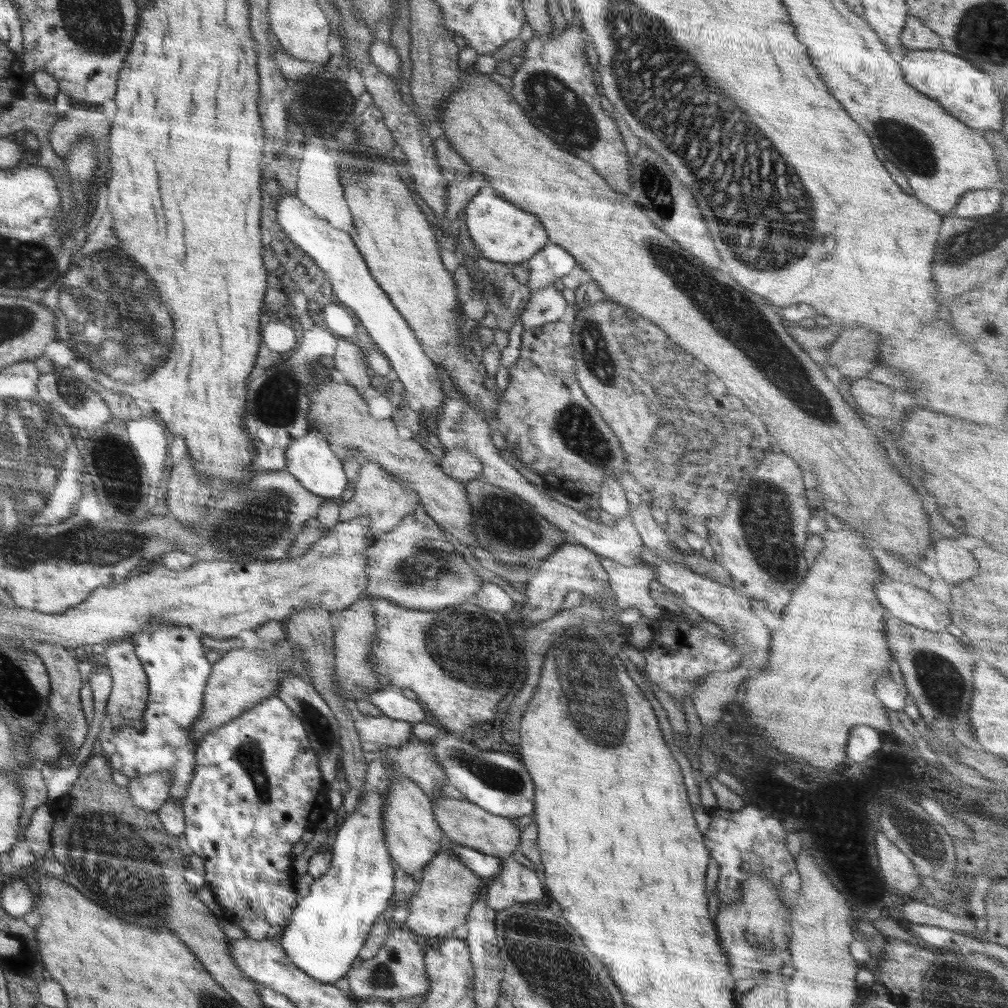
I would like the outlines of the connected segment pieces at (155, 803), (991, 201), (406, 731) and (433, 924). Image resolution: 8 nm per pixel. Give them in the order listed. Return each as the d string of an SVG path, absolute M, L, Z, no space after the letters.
M158 770L124 782L136 806L148 813L157 812L167 801L170 775L166 770Z
M1001 186L989 189L969 190L965 192L954 207L956 214L962 218L988 216L994 214L1002 204Z
M352 708L349 714L367 757L374 755L374 751L406 744L413 739L413 724L410 722L384 715L361 714Z
M440 850L439 854L426 864L418 881L418 890L409 897L410 913L404 924L408 929L412 929L424 948L440 938L452 936L456 926L467 923L467 914L476 896L488 883L486 879L468 869L457 854L451 854L448 850Z

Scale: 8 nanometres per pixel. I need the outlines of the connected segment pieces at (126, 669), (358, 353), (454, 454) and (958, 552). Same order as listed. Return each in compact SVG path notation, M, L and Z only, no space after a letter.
M125 640L120 644L105 646L105 652L100 659L112 674L112 688L107 700L106 712L113 720L113 728L119 730L123 724L131 724L131 728L142 726L142 716L144 716L146 705L149 702L149 679L144 665L137 657L133 642Z
M347 338L339 339L333 357L335 368L344 375L349 385L360 391L371 385L372 373L360 346L348 341Z
M454 447L447 449L446 454L438 462L442 471L448 476L460 479L465 484L482 476L482 461L472 455L468 449Z
M938 540L934 544L934 562L940 572L940 576L952 585L960 583L960 580L972 578L978 570L976 560L972 554L962 548L956 540Z

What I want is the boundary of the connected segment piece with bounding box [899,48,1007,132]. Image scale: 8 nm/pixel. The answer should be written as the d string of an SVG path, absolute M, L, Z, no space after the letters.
M944 48L908 51L899 58L899 64L904 80L912 88L938 102L948 115L965 126L978 132L1002 130L1007 115L1006 104L1001 102L999 90L996 90L990 73L960 56L946 52Z

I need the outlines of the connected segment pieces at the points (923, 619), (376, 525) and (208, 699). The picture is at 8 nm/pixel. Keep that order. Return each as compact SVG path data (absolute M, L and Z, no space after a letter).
M882 580L876 584L876 596L890 616L924 630L946 631L952 620L942 602L916 585Z
M369 460L361 465L358 478L353 481L353 484L354 495L340 505L340 520L338 522L346 522L356 517L370 517L370 531L372 531L372 538L374 538L372 542L375 542L380 533L394 529L404 517L414 513L419 504L416 491L400 485L398 477L390 475L378 461Z
M288 637L286 641L267 644L267 647L259 647L252 650L246 648L222 652L222 658L213 666L204 688L204 708L200 719L193 725L194 741L202 741L210 732L231 722L241 716L249 708L260 704L268 696L276 695L282 678L288 674L300 676L310 683L308 667L304 666L303 660L290 650Z

